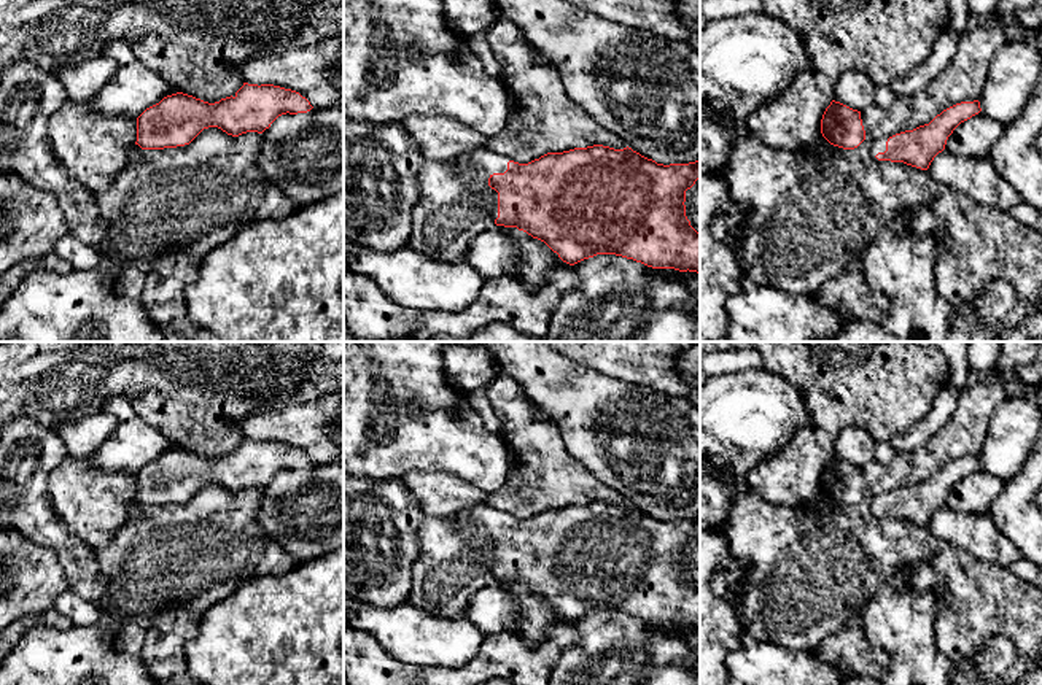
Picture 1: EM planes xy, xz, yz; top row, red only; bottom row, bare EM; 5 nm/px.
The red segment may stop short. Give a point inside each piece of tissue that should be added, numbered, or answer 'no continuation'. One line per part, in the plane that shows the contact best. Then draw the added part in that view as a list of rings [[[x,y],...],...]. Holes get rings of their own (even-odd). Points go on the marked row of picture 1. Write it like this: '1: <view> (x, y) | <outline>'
1: xz (489, 162) | [[[476,146],[474,149],[468,151],[461,157],[455,159],[453,164],[457,167],[468,165],[480,170],[488,184],[488,178],[493,173],[504,173],[507,170],[509,161],[512,159],[506,156],[500,156],[493,151],[488,151],[484,146]]]

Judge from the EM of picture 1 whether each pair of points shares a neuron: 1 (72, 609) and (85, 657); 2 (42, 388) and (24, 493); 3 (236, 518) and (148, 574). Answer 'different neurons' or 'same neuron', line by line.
1: different neurons
2: different neurons
3: same neuron

